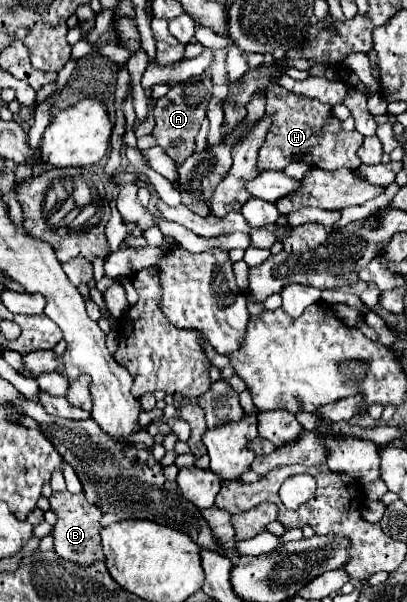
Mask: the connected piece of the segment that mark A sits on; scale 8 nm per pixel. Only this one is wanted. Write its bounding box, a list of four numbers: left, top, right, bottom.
[153,74,213,164]

